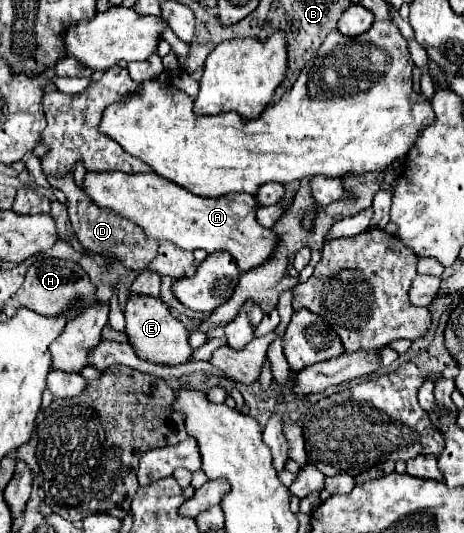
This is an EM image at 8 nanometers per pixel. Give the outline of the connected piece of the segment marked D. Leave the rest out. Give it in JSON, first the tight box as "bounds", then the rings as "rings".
{"bounds":[48,173,158,271],"rings":[[[66,173],[66,175],[60,175],[60,177],[52,177],[48,179],[50,185],[54,189],[60,189],[64,195],[66,195],[66,209],[68,209],[68,215],[70,215],[70,223],[72,223],[72,229],[76,233],[76,237],[80,239],[82,247],[86,251],[92,251],[92,253],[100,253],[100,255],[112,255],[116,257],[124,267],[128,269],[134,269],[134,271],[142,271],[148,267],[148,263],[156,257],[156,247],[158,247],[158,241],[156,239],[150,239],[144,235],[144,231],[128,221],[126,217],[114,213],[114,211],[108,211],[108,209],[102,209],[102,207],[96,207],[88,195],[74,183],[72,179],[72,173]]]}

